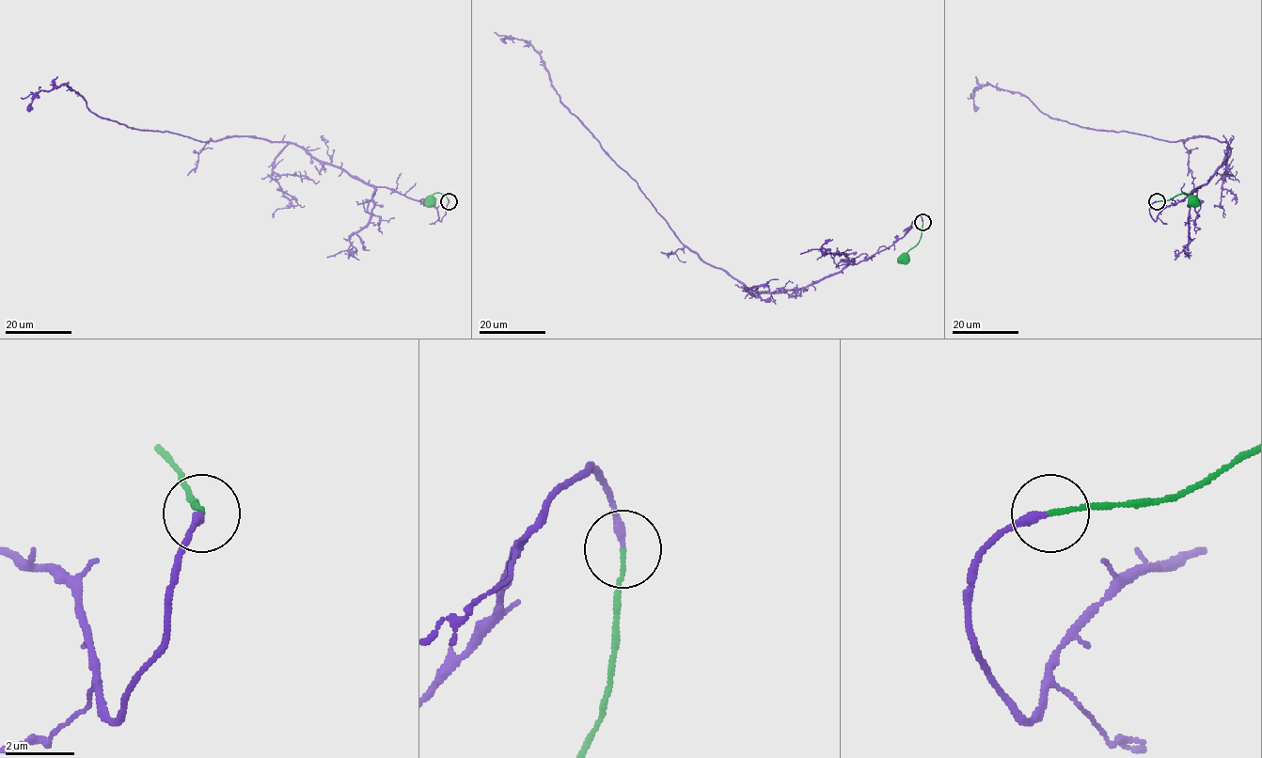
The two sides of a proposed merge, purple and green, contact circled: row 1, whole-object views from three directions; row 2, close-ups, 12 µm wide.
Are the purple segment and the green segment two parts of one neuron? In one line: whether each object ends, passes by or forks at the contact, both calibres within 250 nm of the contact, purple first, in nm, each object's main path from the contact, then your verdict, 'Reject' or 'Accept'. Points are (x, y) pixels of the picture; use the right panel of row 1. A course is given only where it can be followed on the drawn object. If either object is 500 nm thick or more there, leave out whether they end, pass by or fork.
At the ring purple ends. At the ring green ends. Thickness 240 nm (purple) against 120 nm. Course of purple: (1157, 201), (1149, 214), (1155, 220), (1212, 178), (1227, 143), (1087, 129), (990, 85), (973, 90), (976, 112). Course of green: (1157, 201), (1169, 200), (1186, 193), (1192, 201). Accept

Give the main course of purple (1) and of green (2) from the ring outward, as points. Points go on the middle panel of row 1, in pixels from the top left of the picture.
1: (922, 222), (919, 214), (890, 245), (812, 284), (749, 290), (679, 239), (560, 101), (534, 48), (502, 40)
2: (922, 222), (922, 233), (916, 245), (904, 258)

